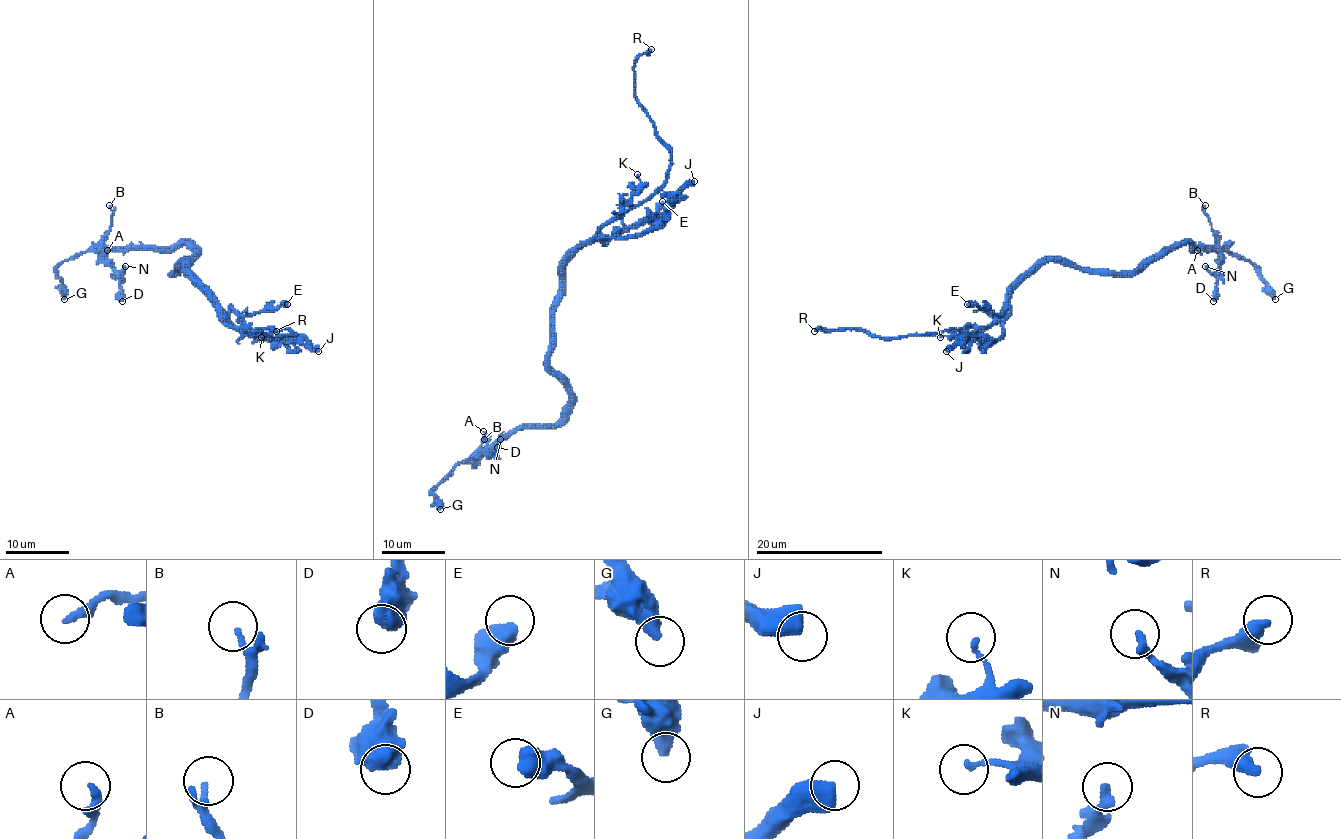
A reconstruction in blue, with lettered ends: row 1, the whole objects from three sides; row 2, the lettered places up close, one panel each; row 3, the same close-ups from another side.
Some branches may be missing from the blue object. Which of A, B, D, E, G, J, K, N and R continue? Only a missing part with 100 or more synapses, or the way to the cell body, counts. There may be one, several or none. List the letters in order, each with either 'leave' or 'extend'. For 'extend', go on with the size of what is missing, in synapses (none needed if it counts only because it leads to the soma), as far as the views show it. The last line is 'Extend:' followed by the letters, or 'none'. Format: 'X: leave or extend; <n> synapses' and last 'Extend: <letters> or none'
A: leave
B: leave
D: leave
E: leave
G: leave
J: leave
K: leave
N: leave
R: extend
Extend: R

